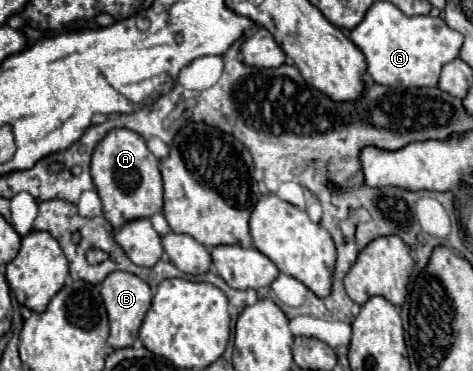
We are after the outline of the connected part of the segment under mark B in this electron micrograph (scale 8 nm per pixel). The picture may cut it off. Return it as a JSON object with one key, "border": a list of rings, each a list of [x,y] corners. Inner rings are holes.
{"border":[[[112,272],[102,282],[100,294],[102,294],[104,306],[106,306],[106,312],[108,312],[110,326],[108,344],[112,348],[128,348],[128,346],[132,346],[134,340],[138,338],[138,330],[140,330],[142,318],[146,316],[146,312],[150,308],[150,300],[152,300],[150,286],[142,278],[138,278],[136,274]]]}

